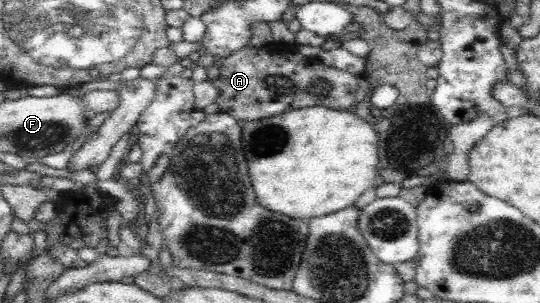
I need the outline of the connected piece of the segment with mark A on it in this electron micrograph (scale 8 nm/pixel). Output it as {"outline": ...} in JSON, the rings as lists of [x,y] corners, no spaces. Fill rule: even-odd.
{"outline":[[[273,42],[259,48],[249,44],[204,69],[205,81],[219,89],[215,98],[218,110],[239,123],[314,105],[348,110],[354,106],[358,88],[356,75],[323,64],[316,56],[303,56],[295,43]]]}

